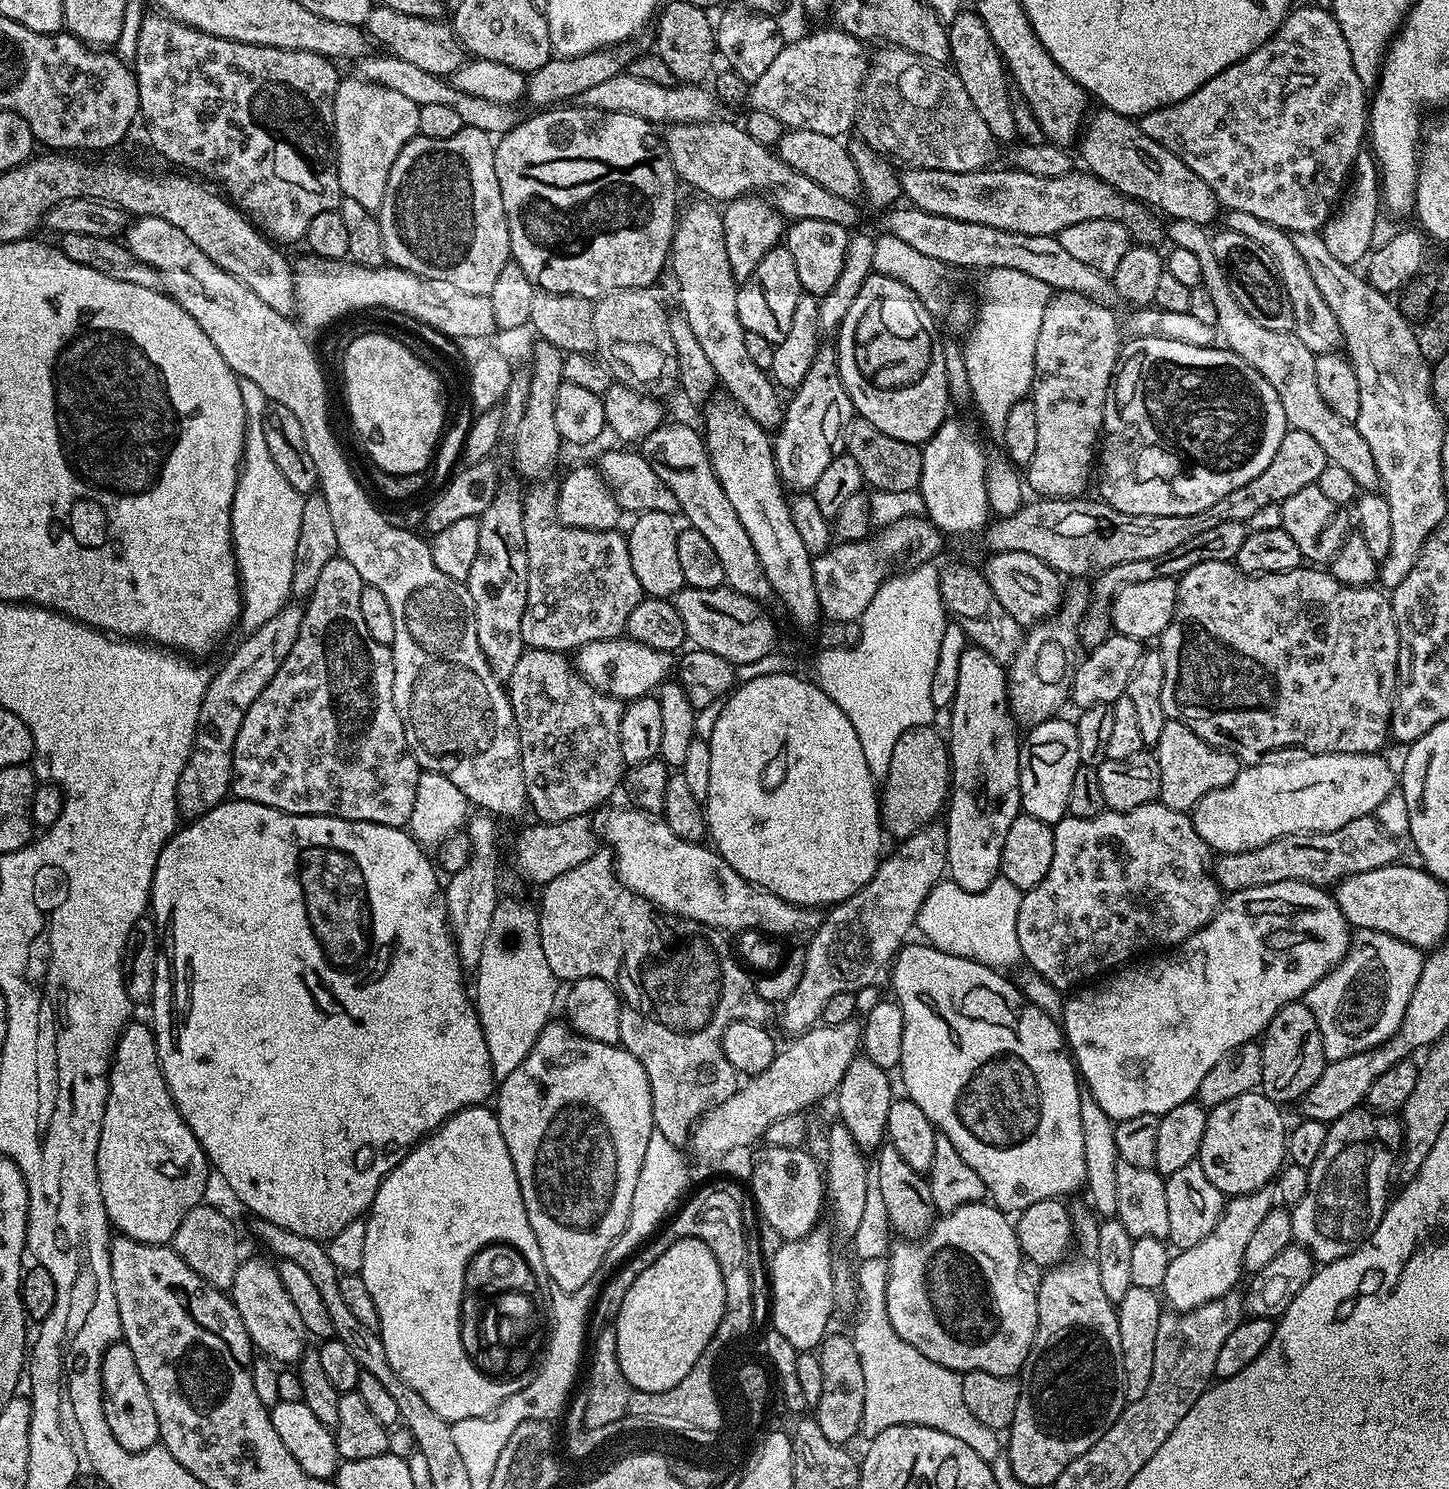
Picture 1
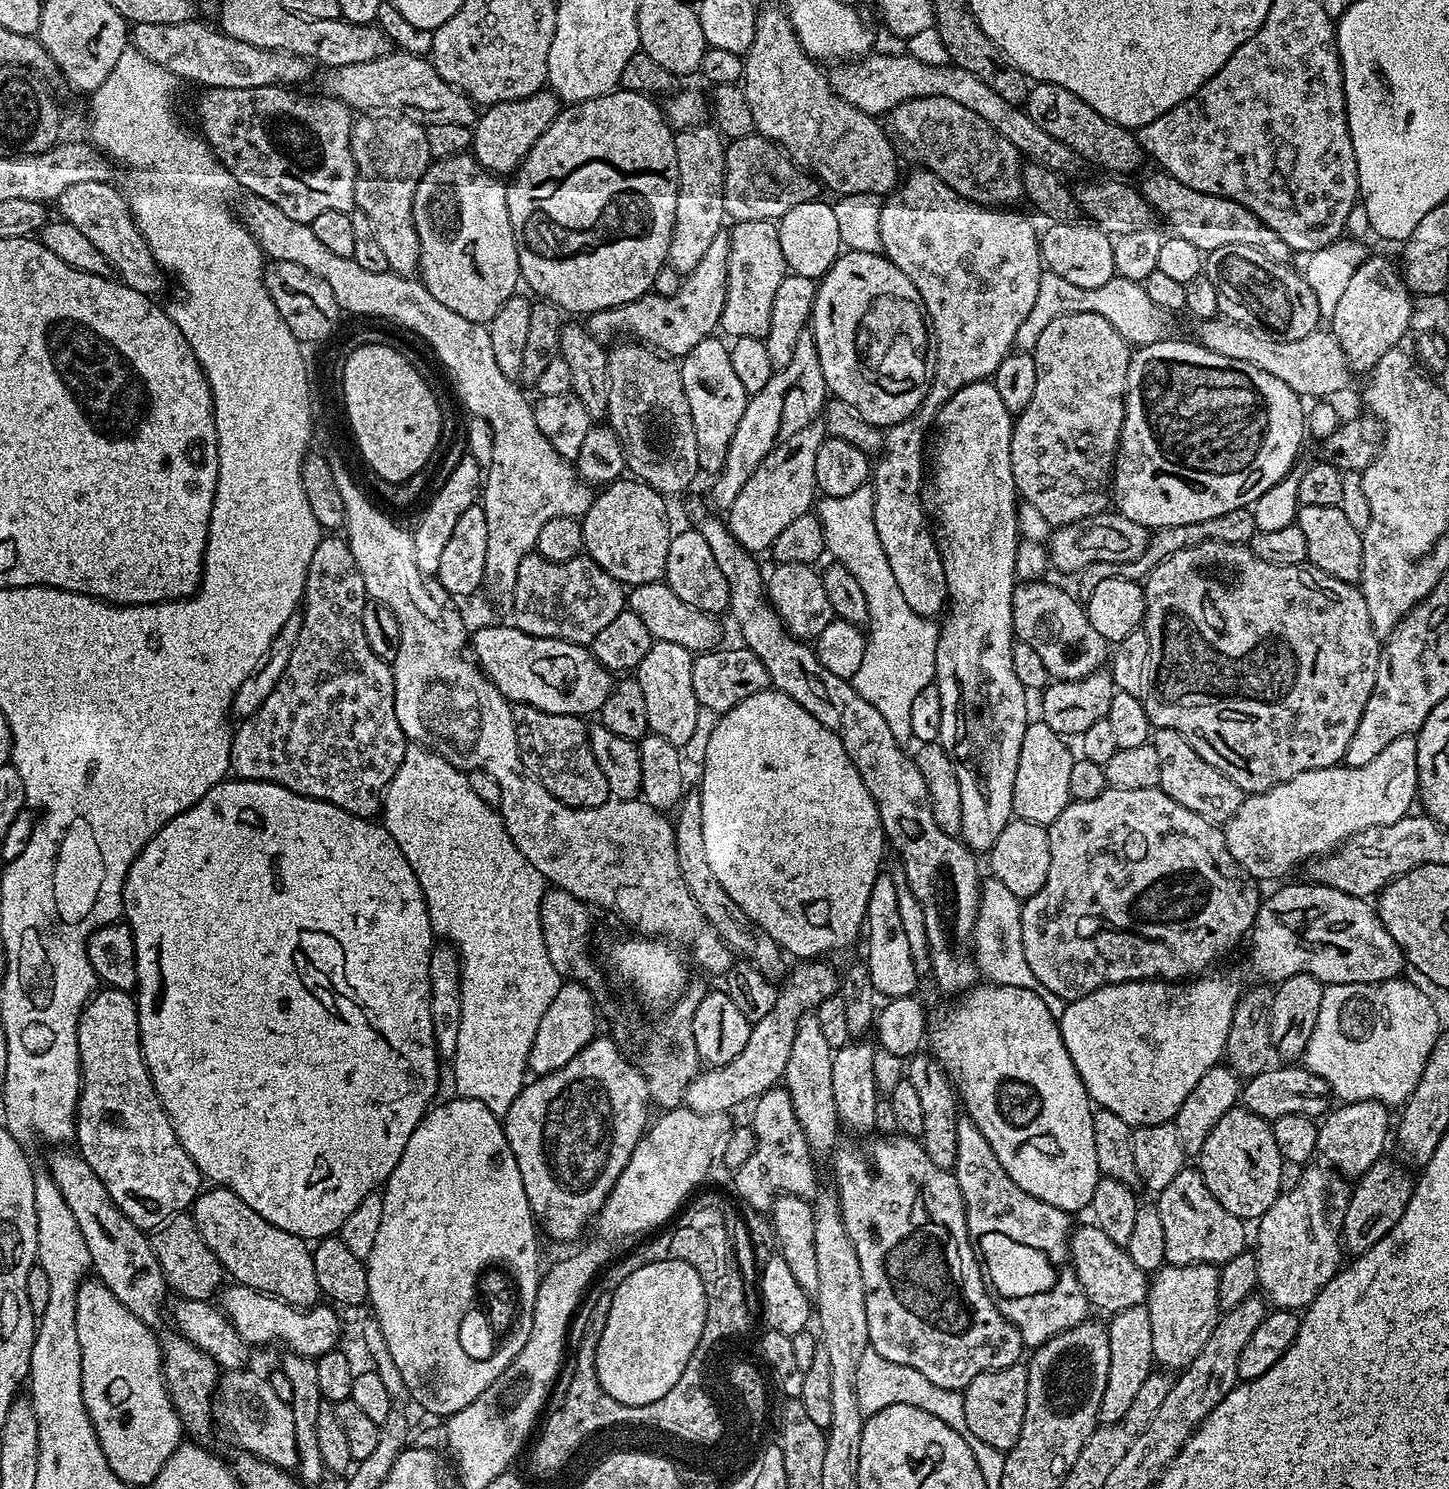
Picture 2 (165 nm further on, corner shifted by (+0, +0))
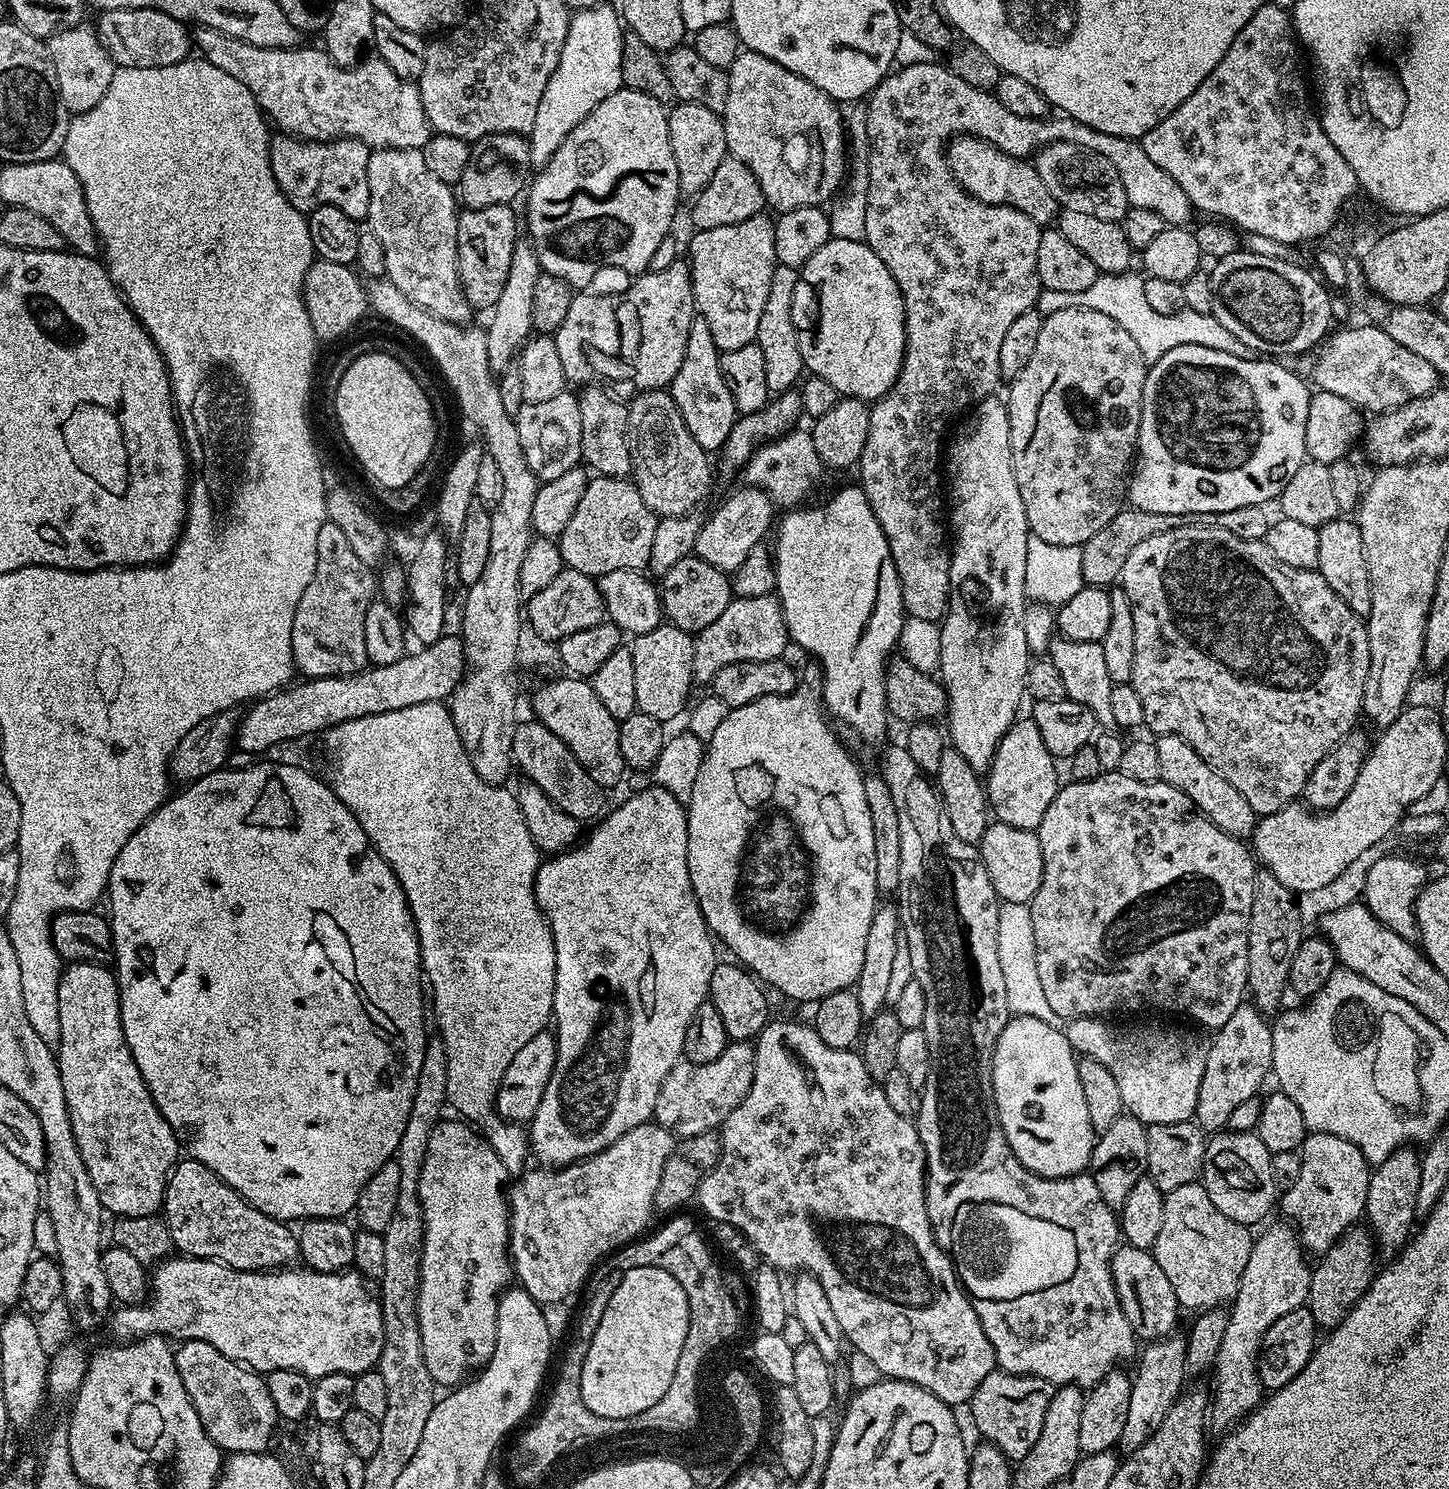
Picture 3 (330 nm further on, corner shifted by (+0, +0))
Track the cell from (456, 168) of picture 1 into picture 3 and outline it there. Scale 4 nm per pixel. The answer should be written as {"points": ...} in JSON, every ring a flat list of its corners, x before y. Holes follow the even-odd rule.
{"points":[[506,204,486,206,485,208,469,208,461,211,456,218,456,250,458,254,458,270,460,285,464,288,464,296,473,309,491,309,498,302,498,294,502,294,502,286,506,286,506,274,510,274,512,255,518,243,516,237,516,216,513,209]]}

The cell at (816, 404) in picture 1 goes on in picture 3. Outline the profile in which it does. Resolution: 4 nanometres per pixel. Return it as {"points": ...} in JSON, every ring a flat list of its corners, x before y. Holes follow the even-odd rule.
{"points":[[740,486,737,492,732,492,720,504,720,509,713,514,709,520,705,519,701,523,698,530,698,542,696,543,695,555,701,556,706,562,710,562,710,566,718,566,718,570,734,574,738,570,738,566,742,566,742,562,746,562,746,554,750,554,750,550,754,550,754,546,758,546,765,539,764,535,769,532,774,524,774,516,772,520,772,511,774,505,772,499,764,493,760,488,749,488]]}

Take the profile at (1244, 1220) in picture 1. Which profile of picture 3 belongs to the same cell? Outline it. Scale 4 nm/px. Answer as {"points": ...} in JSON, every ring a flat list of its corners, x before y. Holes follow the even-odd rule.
{"points":[[1173,1334,1164,1337,1163,1340,1145,1343,1139,1353,1139,1360,1140,1365,1137,1366,1136,1372,1134,1371,1132,1376,1126,1426,1122,1429,1122,1438,1118,1445,1119,1451,1124,1454,1137,1452,1142,1446,1142,1442,1146,1442,1146,1438,1150,1438,1150,1434,1154,1434,1154,1430,1158,1430,1158,1426,1162,1426,1166,1414,1170,1414,1170,1406,1174,1406,1180,1393,1185,1391,1184,1376,1186,1377,1188,1372,1186,1339,1183,1335]]}

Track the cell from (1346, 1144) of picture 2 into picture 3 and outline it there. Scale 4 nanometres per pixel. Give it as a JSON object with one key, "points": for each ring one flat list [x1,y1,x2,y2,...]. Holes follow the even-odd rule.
{"points":[[1309,1132,1299,1154,1302,1170,1298,1182,1282,1193,1278,1208,1289,1216,1287,1219,1294,1225,1305,1249,1309,1253,1323,1254,1338,1242,1342,1233,1361,1223,1365,1215,1370,1165,1354,1142,1338,1138,1338,1134]]}

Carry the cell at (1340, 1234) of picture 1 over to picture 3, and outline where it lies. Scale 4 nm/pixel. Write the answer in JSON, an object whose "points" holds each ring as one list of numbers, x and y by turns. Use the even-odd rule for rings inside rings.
{"points":[[1276,1224,1253,1239,1250,1262,1246,1262,1246,1270,1242,1270,1238,1294,1228,1313,1226,1338,1222,1338,1210,1376,1210,1424,1213,1429,1231,1429,1265,1399,1266,1389,1256,1372,1256,1355,1262,1338,1282,1314,1290,1314,1290,1310,1307,1305,1312,1268,1304,1261,1306,1249,1300,1243,1295,1227,1284,1224]]}

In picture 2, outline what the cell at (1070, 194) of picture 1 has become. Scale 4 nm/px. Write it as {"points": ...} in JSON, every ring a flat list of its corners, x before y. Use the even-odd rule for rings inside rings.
{"points":[[761,7,757,11,754,42,750,42,750,50,744,53,743,58,744,97,746,102,750,102,750,114,754,114,754,129,759,135,779,144,799,167,815,176,827,191,829,188,836,192,837,197,874,194,884,198,896,188,902,176,902,172,896,169,898,153,892,147,892,141,888,139,881,121,850,106,850,102,833,92,829,77,820,73,821,65,798,42,794,26,783,7]]}

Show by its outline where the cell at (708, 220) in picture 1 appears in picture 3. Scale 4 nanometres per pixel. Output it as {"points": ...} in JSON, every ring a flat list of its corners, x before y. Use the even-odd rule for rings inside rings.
{"points":[[677,103,668,112,668,133,670,134,670,150,674,150,674,166,678,166,678,182,681,193,685,197,695,197,714,178,714,170,728,155,726,146,726,130,721,113,706,110,706,106]]}

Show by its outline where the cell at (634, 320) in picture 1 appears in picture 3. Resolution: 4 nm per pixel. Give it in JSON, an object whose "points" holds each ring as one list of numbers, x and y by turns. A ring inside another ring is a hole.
{"points":[[644,390,628,404,628,445,630,446,630,462,632,463,631,479,634,481,636,489,642,494,642,502,646,502,646,506,650,506,650,510,655,512,657,517,665,516,686,516,697,511,696,507,703,502,708,496,708,491,712,488,712,468,714,472,714,464,710,461,709,453,704,451,702,446,698,446,698,442,694,442,694,434,690,434,690,430,686,426,686,422,682,418,682,414,678,410,678,406,674,402,671,391,668,390]]}

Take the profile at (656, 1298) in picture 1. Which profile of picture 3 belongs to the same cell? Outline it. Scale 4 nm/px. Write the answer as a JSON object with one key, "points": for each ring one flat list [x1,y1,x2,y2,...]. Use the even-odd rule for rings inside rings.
{"points":[[658,1266,626,1270,617,1290,610,1294,606,1314,602,1314,602,1322,598,1322,598,1330,594,1330,590,1350,586,1350,580,1383,586,1410,602,1418,631,1420,642,1414,642,1410,654,1406,654,1402,670,1390,670,1381,674,1379,674,1370,678,1366,678,1354,682,1354,682,1342,686,1342,689,1326,690,1306,686,1302,686,1290,682,1290,682,1282,678,1282,670,1270,662,1270]]}

